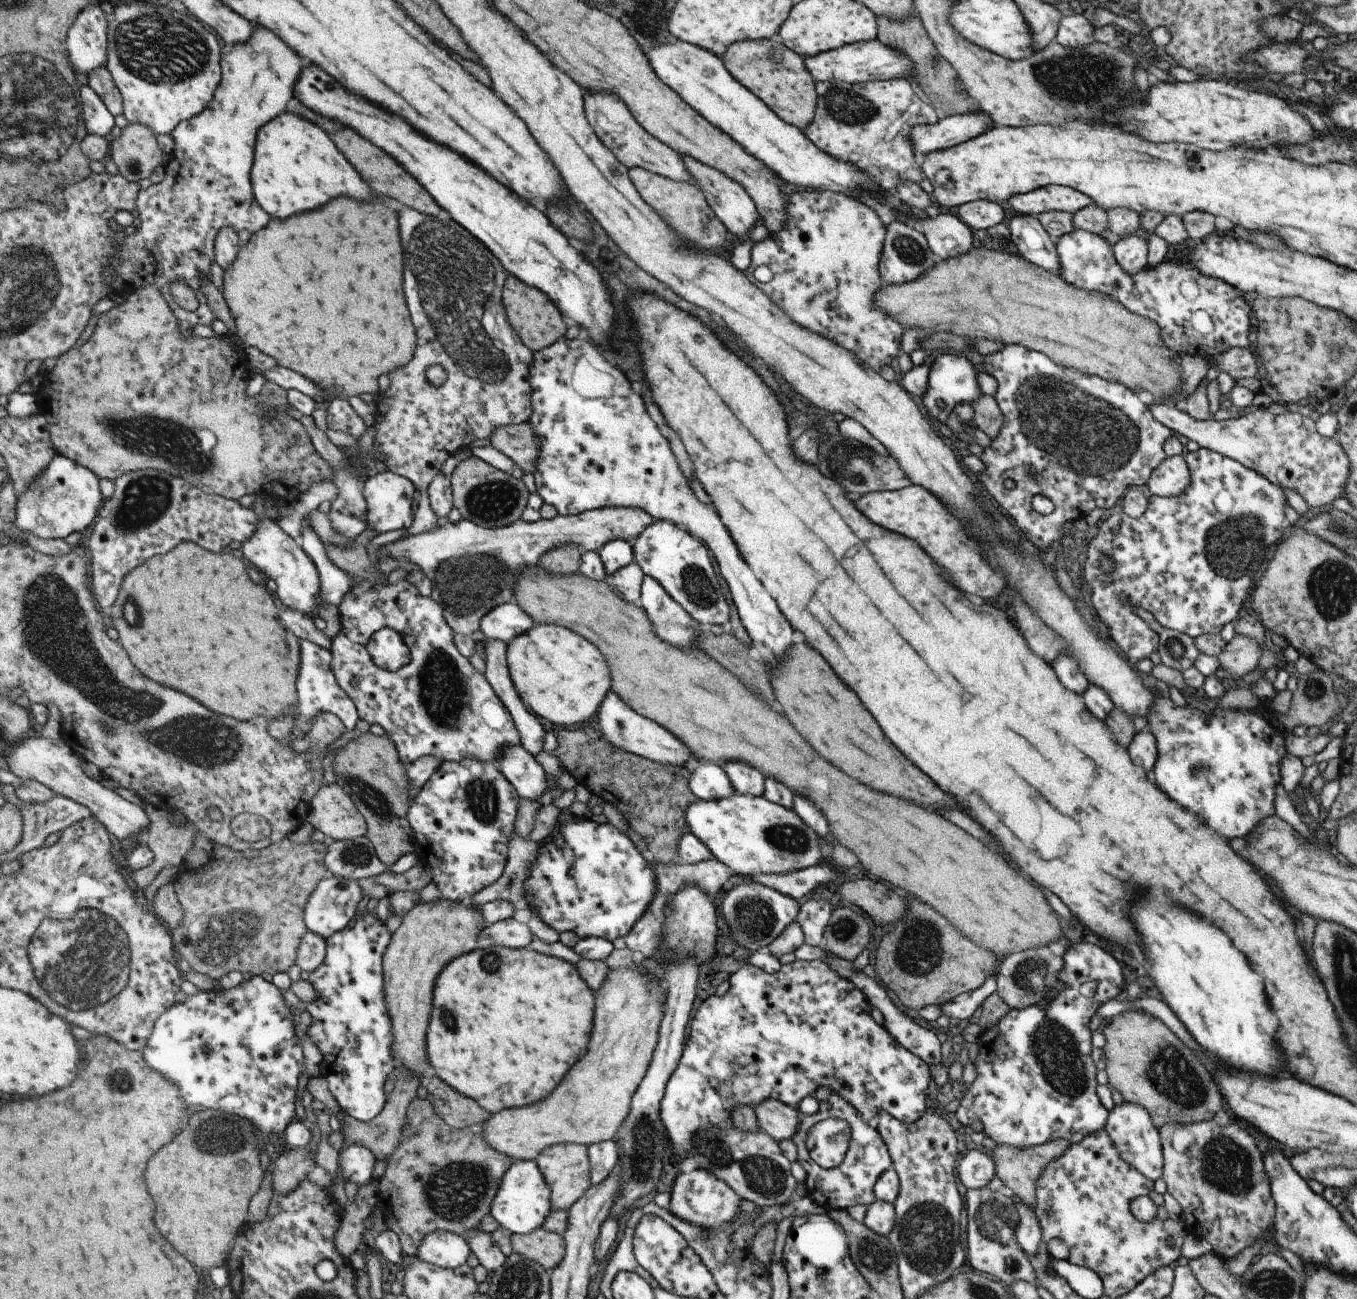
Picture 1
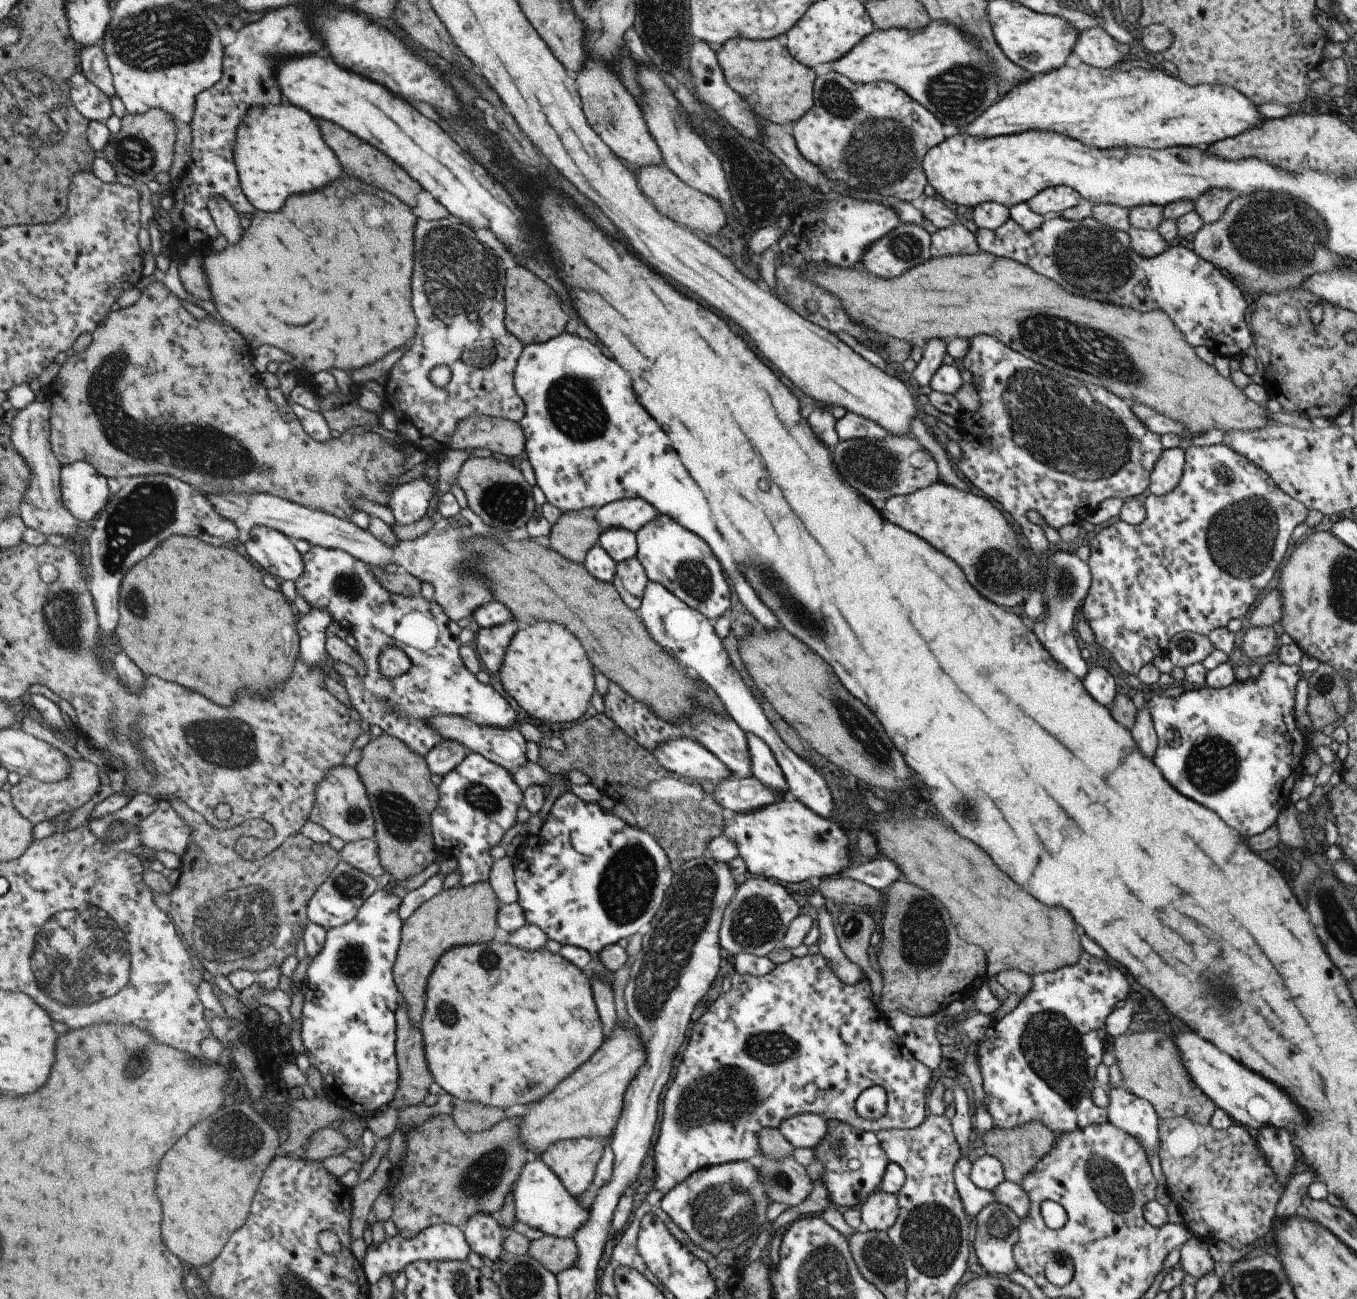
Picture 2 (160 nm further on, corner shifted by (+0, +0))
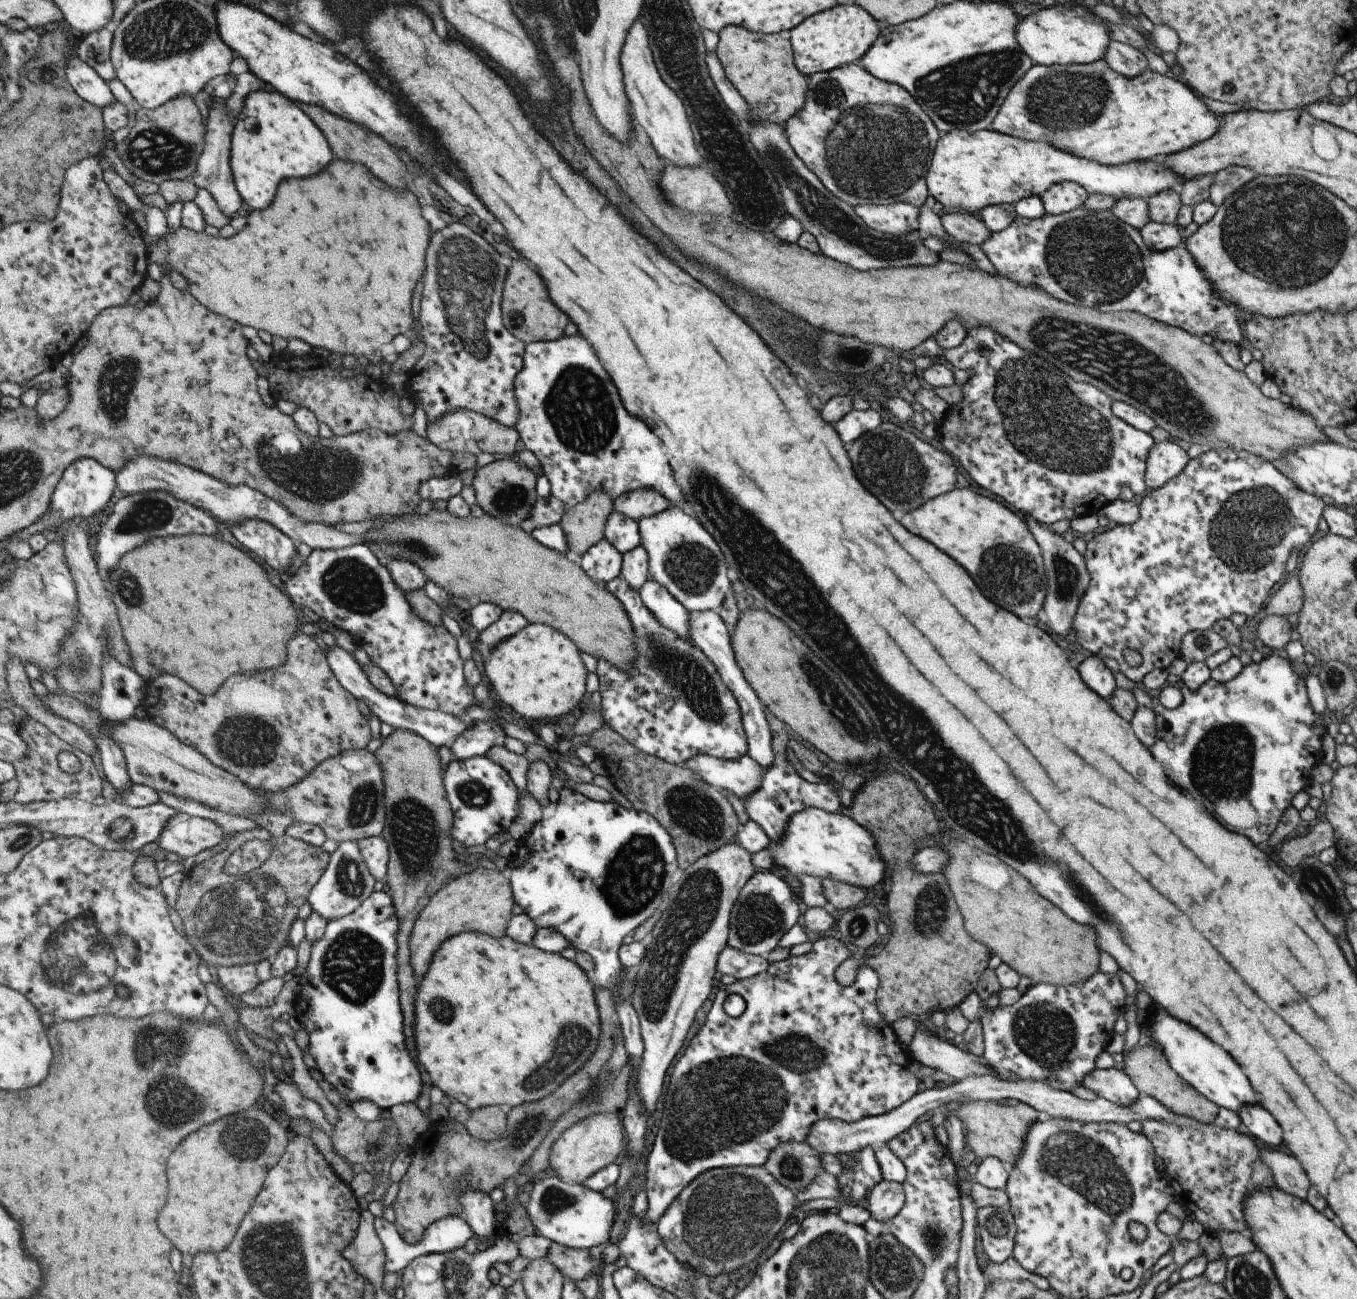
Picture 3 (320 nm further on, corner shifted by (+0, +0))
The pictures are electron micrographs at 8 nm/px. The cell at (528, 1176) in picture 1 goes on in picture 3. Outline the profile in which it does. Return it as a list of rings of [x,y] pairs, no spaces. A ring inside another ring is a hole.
[[[555,1176],[536,1183],[526,1209],[541,1235],[572,1249],[588,1249],[606,1244],[616,1216],[615,1203],[611,1199],[581,1184],[562,1181]]]

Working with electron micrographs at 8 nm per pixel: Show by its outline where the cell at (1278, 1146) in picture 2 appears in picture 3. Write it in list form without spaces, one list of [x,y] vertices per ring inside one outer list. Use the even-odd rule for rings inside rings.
[[[1241,1106],[1236,1112],[1241,1122],[1241,1129],[1255,1142],[1269,1147],[1277,1146],[1281,1142],[1281,1130],[1273,1116],[1259,1106]]]

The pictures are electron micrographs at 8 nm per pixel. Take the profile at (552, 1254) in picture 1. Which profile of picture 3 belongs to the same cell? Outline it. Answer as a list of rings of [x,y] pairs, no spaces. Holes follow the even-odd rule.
[[[554,1242],[547,1258],[567,1281],[583,1280],[594,1272],[594,1261],[587,1249],[572,1249]]]

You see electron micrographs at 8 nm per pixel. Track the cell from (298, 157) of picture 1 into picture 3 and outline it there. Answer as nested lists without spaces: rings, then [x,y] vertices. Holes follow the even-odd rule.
[[[265,87],[252,92],[236,119],[230,165],[242,199],[252,209],[267,208],[285,178],[315,176],[333,160],[331,144],[301,105],[282,92]]]

